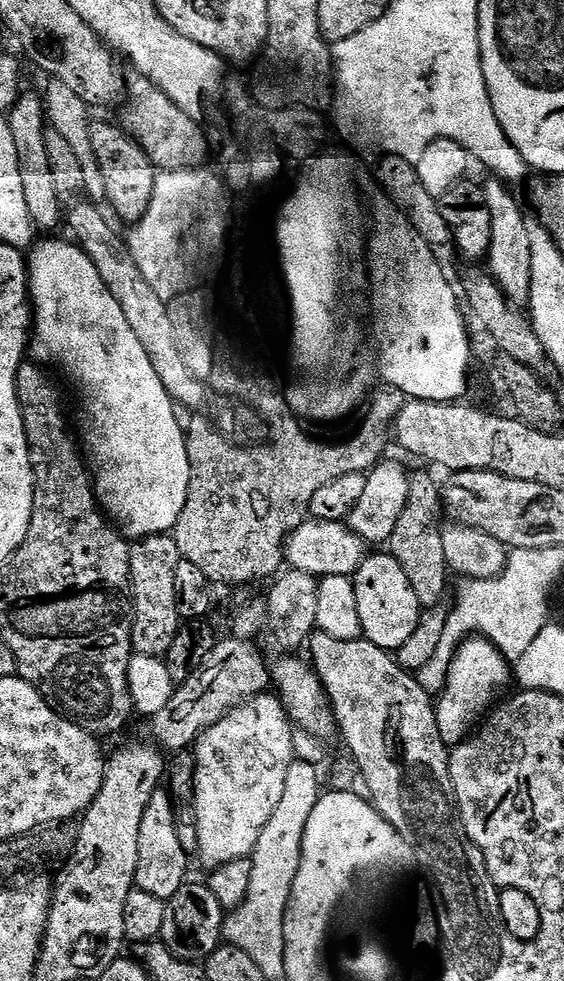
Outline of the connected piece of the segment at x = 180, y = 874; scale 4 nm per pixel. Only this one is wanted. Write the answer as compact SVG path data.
M158 790L154 798L150 798L150 806L146 806L146 814L142 814L142 826L138 830L138 868L135 887L146 894L154 894L154 898L170 902L174 894L189 879L188 862L190 855L178 838L177 805L167 791Z

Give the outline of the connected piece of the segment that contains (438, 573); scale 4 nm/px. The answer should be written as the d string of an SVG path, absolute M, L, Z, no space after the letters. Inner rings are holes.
M416 480L412 485L412 496L408 499L408 508L402 514L398 526L390 541L390 554L406 570L406 578L410 578L410 586L418 594L421 605L432 610L444 596L448 588L450 569L446 550L444 549L444 533L440 515L445 515L446 509L442 503L442 492L428 480Z

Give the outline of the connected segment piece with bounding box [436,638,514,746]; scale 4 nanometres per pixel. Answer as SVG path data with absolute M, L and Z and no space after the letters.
M483 638L475 640L476 642L461 652L454 668L454 680L450 686L448 702L436 713L440 733L449 746L460 745L473 735L472 723L489 711L487 708L499 698L500 691L511 682L512 672L514 676L513 665L491 641Z

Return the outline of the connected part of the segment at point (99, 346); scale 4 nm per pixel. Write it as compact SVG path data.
M56 238L33 243L27 257L30 294L34 303L35 359L44 366L57 364L76 383L84 399L82 444L88 447L86 456L94 473L96 499L104 515L132 542L171 533L188 504L188 491L192 485L188 442L185 429L182 424L180 428L180 420L176 417L177 405L166 386L162 386L162 378L158 378L146 349L142 342L138 342L138 334L134 334L130 322L126 322L118 298L106 290L98 266L90 262L79 244L52 239Z

